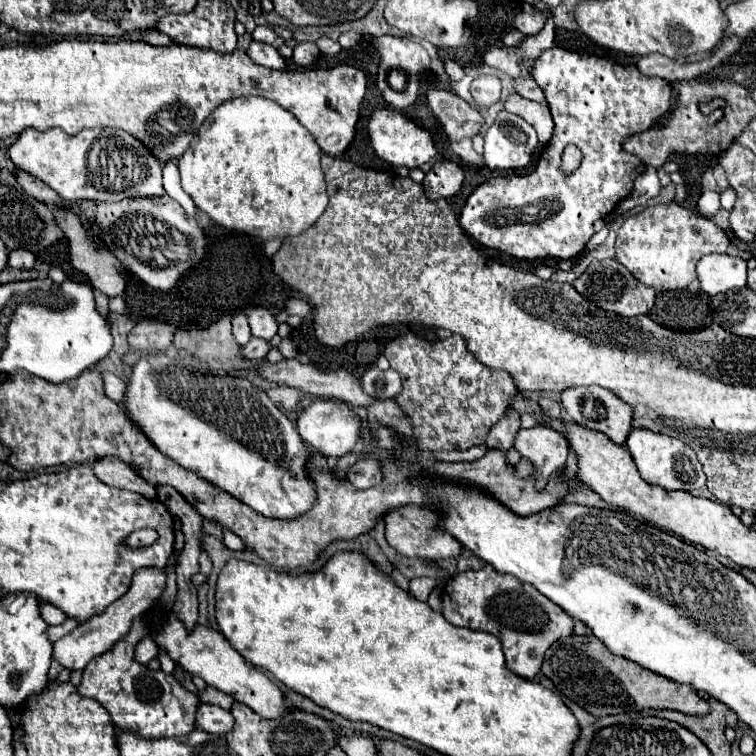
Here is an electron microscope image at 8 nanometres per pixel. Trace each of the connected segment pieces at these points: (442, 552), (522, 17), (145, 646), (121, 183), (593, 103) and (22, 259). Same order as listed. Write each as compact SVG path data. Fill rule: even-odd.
M401 506L389 510L385 516L385 538L389 546L393 546L399 554L407 558L425 558L425 560L439 560L439 558L457 558L461 552L461 544L449 536L433 530L433 524L439 520L439 514L421 508L421 506Z
M521 12L515 16L513 26L523 34L523 36L533 36L539 34L543 24L545 24L547 14L545 12Z
M143 638L137 648L135 648L135 660L141 664L147 664L149 660L153 660L158 655L158 646L151 638Z
M27 128L9 148L9 156L17 168L43 180L63 200L69 202L121 202L131 200L133 196L165 196L161 184L163 164L151 154L153 152L135 140L135 136L129 136L117 128L89 128L75 136L61 132L61 128L51 128L47 132Z
M557 46L551 48L551 50L545 50L545 52L539 56L539 60L537 60L535 66L533 66L533 74L531 74L531 76L535 78L535 82L537 82L539 88L543 90L543 94L545 94L545 98L547 98L547 102L549 102L549 110L551 110L553 122L555 122L553 136L551 136L549 144L545 146L545 150L541 152L539 168L535 168L531 174L525 174L525 176L517 176L517 174L513 174L513 176L497 176L497 178L487 180L485 184L481 184L481 186L467 198L467 202L465 202L465 206L463 206L461 214L459 214L459 224L461 224L461 228L463 228L475 242L479 242L481 246L485 246L485 248L495 248L495 250L505 252L505 254L509 254L509 256L513 256L513 258L519 258L519 260L545 260L545 258L571 260L571 258L579 256L579 254L585 250L589 238L593 236L593 222L599 220L599 218L609 216L609 214L613 212L613 208L615 208L621 200L625 200L625 198L629 196L629 192L633 190L635 178L645 170L645 164L643 164L637 156L631 156L631 154L623 152L621 140L627 138L627 136L631 136L631 134L645 132L655 120L659 120L659 118L671 108L671 86L669 86L669 82L663 80L663 78L649 78L649 76L641 74L635 64L619 66L619 64L607 60L607 58L599 58L599 56L591 56L591 54L567 52L567 50L557 48ZM569 144L575 144L575 146L583 152L583 160L581 160L579 168L573 170L571 174L561 172L561 152L563 152L563 148L569 146Z
M19 248L19 250L13 250L9 254L9 266L11 268L33 268L33 264L35 264L35 256L29 250Z

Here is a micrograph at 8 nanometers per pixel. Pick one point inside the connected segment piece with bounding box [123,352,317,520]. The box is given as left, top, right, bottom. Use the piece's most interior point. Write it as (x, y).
(221, 427)

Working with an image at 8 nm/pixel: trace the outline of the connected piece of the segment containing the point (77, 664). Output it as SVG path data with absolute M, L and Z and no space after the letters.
M177 556L165 568L141 568L141 570L137 570L135 576L133 576L133 584L131 584L129 592L121 600L111 604L103 614L89 618L79 628L75 628L71 634L67 634L65 638L61 638L61 640L57 640L53 644L53 658L59 664L63 664L65 668L79 670L79 668L85 668L95 656L107 652L117 640L121 640L129 632L131 620L135 616L147 612L149 608L153 608L153 604L157 604L157 600L161 598L161 592L163 592L163 588L167 584L169 566L173 566L173 568L177 566Z

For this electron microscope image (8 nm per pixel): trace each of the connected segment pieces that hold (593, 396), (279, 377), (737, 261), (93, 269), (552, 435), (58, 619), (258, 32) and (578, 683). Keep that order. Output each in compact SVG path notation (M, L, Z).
M577 386L577 388L567 388L561 394L561 402L563 402L563 408L567 410L567 414L577 424L605 434L609 440L613 440L613 444L623 444L627 440L627 434L629 434L631 422L633 422L633 416L631 416L633 410L619 396L613 396L613 392L609 392L601 386Z
M297 358L293 360L281 360L277 364L271 364L267 360L263 362L255 362L255 366L251 368L253 374L257 374L259 378L263 380L269 380L269 382L275 382L279 386L291 386L291 388L297 388L305 394L311 394L311 396L319 396L319 398L339 398L355 408L361 408L361 406L369 406L371 402L375 402L373 398L369 398L359 382L347 372L347 370L337 370L337 372L321 372L317 370L315 366L309 366L309 364L301 364Z
M707 254L697 262L701 290L709 296L747 286L747 260L729 254Z
M55 208L53 212L55 220L57 220L57 226L61 228L61 232L65 234L65 238L69 240L69 262L73 268L77 268L79 272L87 274L93 288L101 290L105 296L121 296L127 288L127 278L125 278L125 268L121 266L121 262L113 256L113 252L107 252L107 250L95 250L83 224L81 224L81 218L69 210L69 208Z
M549 426L521 428L515 438L515 448L523 458L529 458L535 466L535 482L545 488L551 474L559 472L567 460L567 440Z
M41 602L41 614L47 624L61 624L67 618L59 608L55 608L53 604L45 604L45 602Z
M257 26L255 32L253 32L253 40L257 42L267 42L271 44L273 48L279 48L283 44L283 38L279 38L271 26Z
M571 634L553 642L551 648L545 652L541 674L547 676L563 696L577 702L581 708L595 716L621 712L635 714L645 708L671 708L693 716L703 716L709 712L707 700L699 698L693 686L675 684L673 680L653 674L651 670L641 668L639 664L625 660L623 656L611 654L605 644L593 634Z

